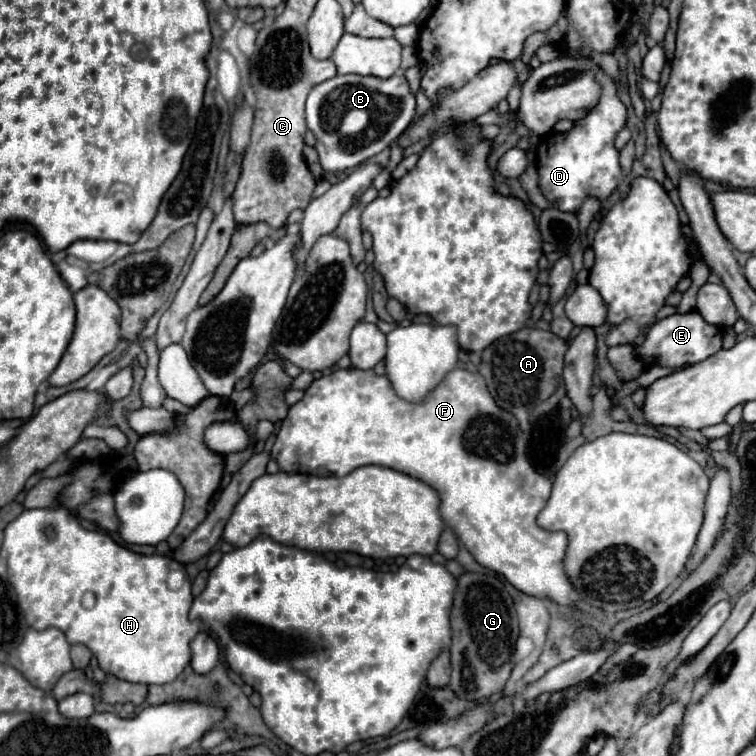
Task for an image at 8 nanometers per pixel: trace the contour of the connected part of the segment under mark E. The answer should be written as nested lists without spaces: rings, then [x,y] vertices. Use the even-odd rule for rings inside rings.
[[[697,311],[685,313],[685,315],[669,315],[661,321],[657,321],[649,333],[647,339],[641,347],[635,349],[637,357],[657,357],[657,363],[663,367],[681,367],[685,363],[701,363],[705,357],[717,353],[721,349],[721,339],[723,339],[723,329],[717,325],[707,323]]]

